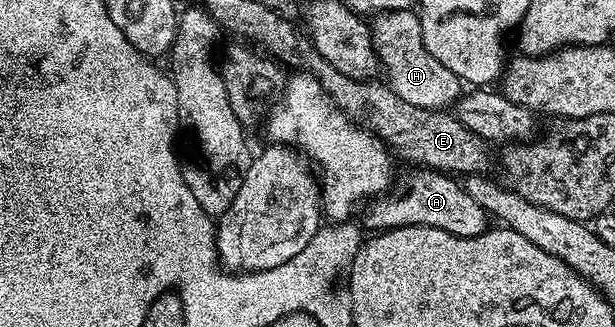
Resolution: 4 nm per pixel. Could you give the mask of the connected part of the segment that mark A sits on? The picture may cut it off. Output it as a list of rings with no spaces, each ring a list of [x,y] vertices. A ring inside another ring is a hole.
[[[435,170],[412,171],[416,172],[406,173],[401,180],[399,177],[387,192],[363,205],[362,224],[365,229],[387,230],[421,224],[441,228],[462,238],[470,238],[488,231],[490,227],[488,213],[482,206],[478,206],[478,202],[474,202],[474,198],[470,198],[470,194],[459,179]]]

